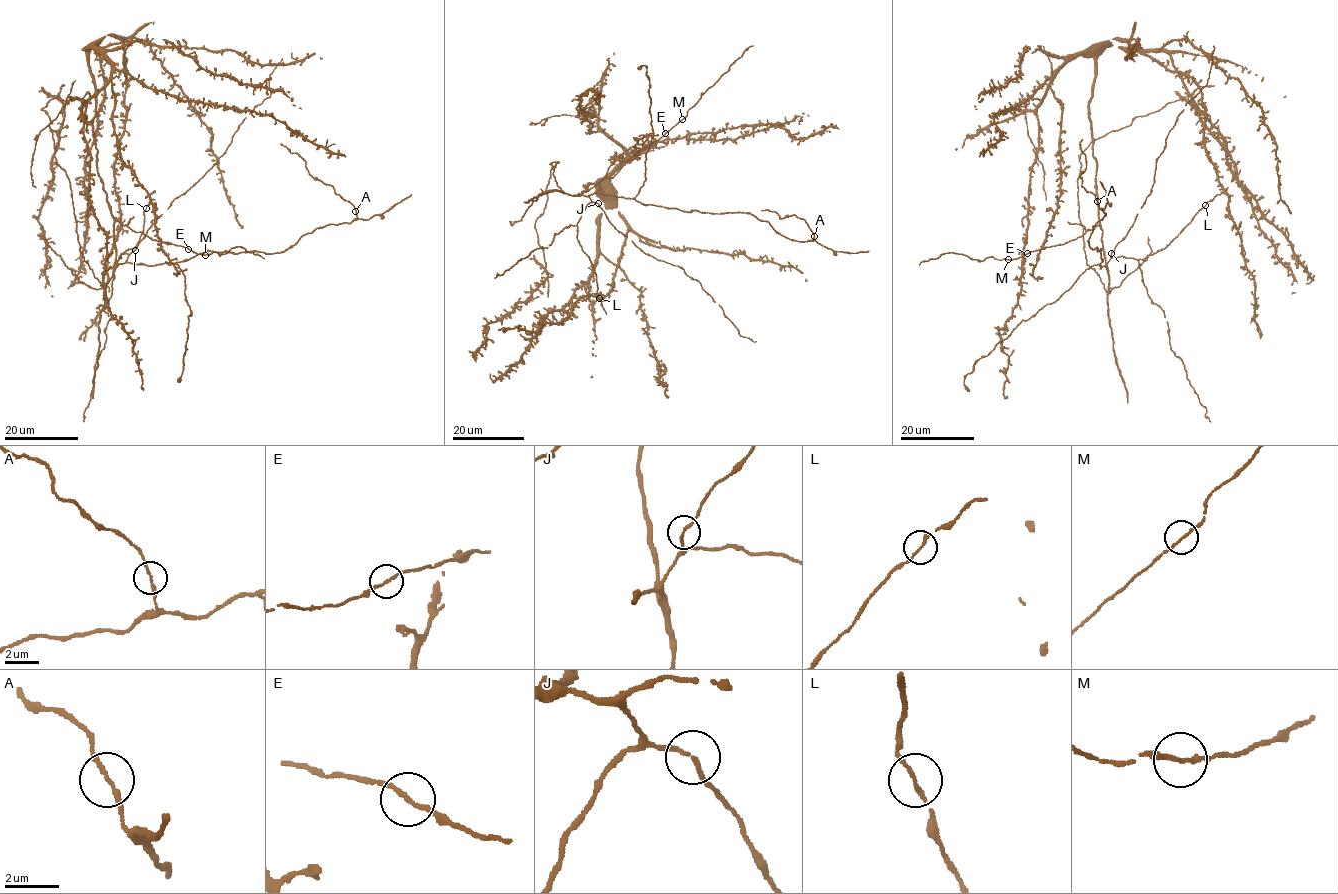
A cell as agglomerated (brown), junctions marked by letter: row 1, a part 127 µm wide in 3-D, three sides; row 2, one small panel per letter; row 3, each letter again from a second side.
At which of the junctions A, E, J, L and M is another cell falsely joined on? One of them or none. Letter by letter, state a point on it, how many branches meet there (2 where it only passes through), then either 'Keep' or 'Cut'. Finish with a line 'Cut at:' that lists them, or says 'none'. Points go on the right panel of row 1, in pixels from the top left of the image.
A: Place: (1097, 201). Branches: 2. Keep
E: Place: (1027, 253). Branches: 2. Keep
J: Place: (1111, 253). Branches: 2. Keep
L: Place: (1205, 205). Branches: 2. Keep
M: Place: (1008, 259). Branches: 2. Keep
Cut at: none

